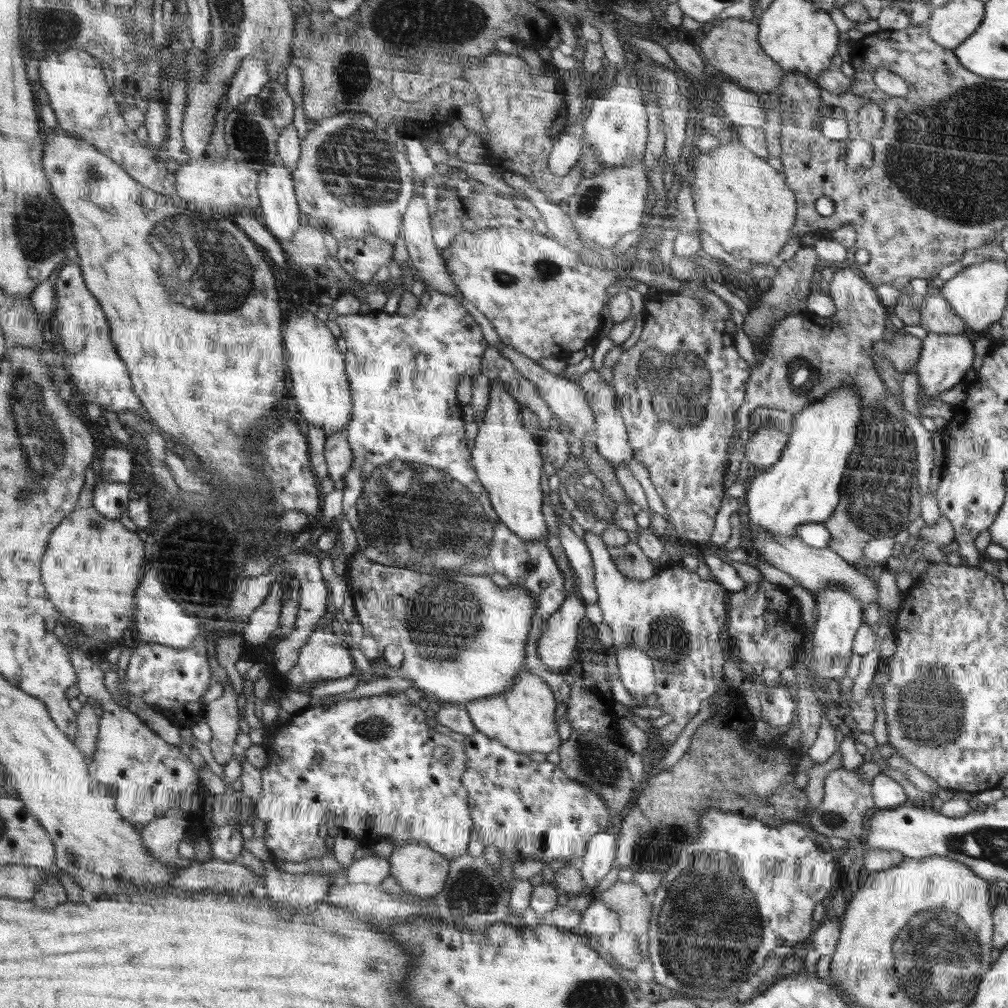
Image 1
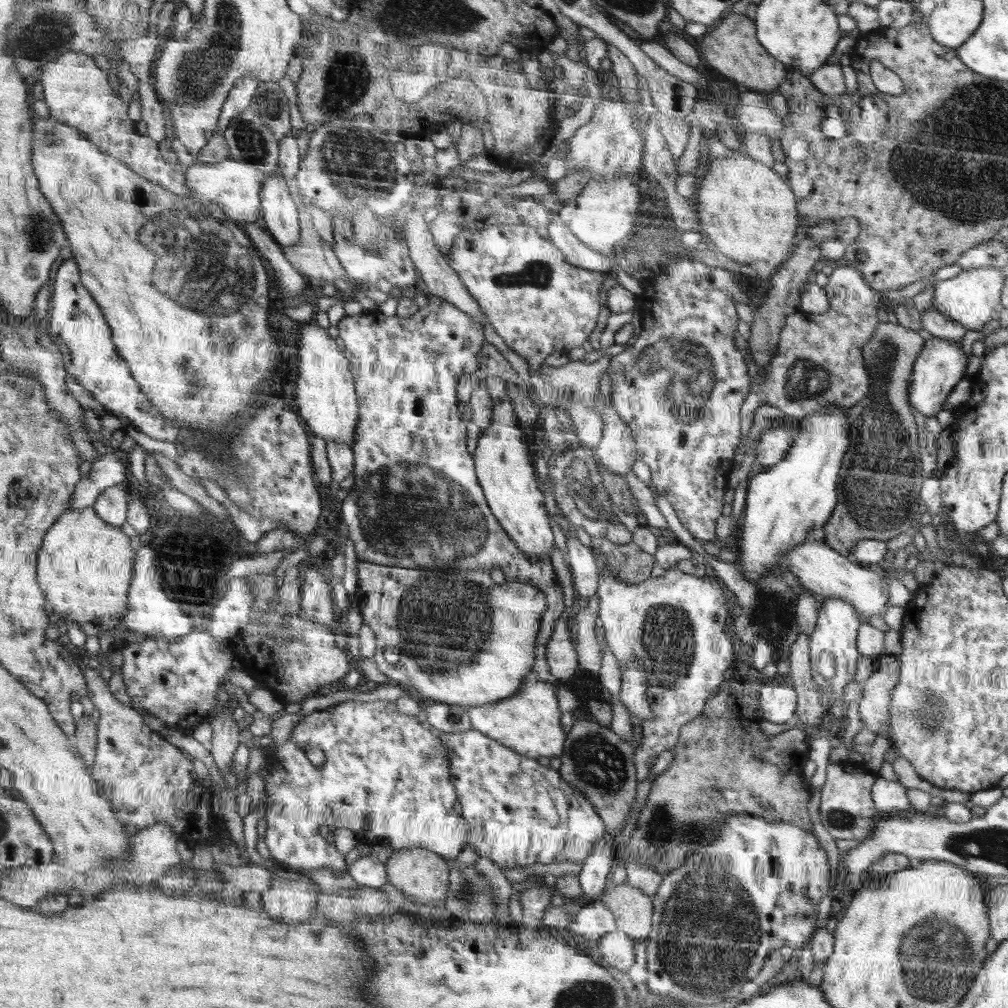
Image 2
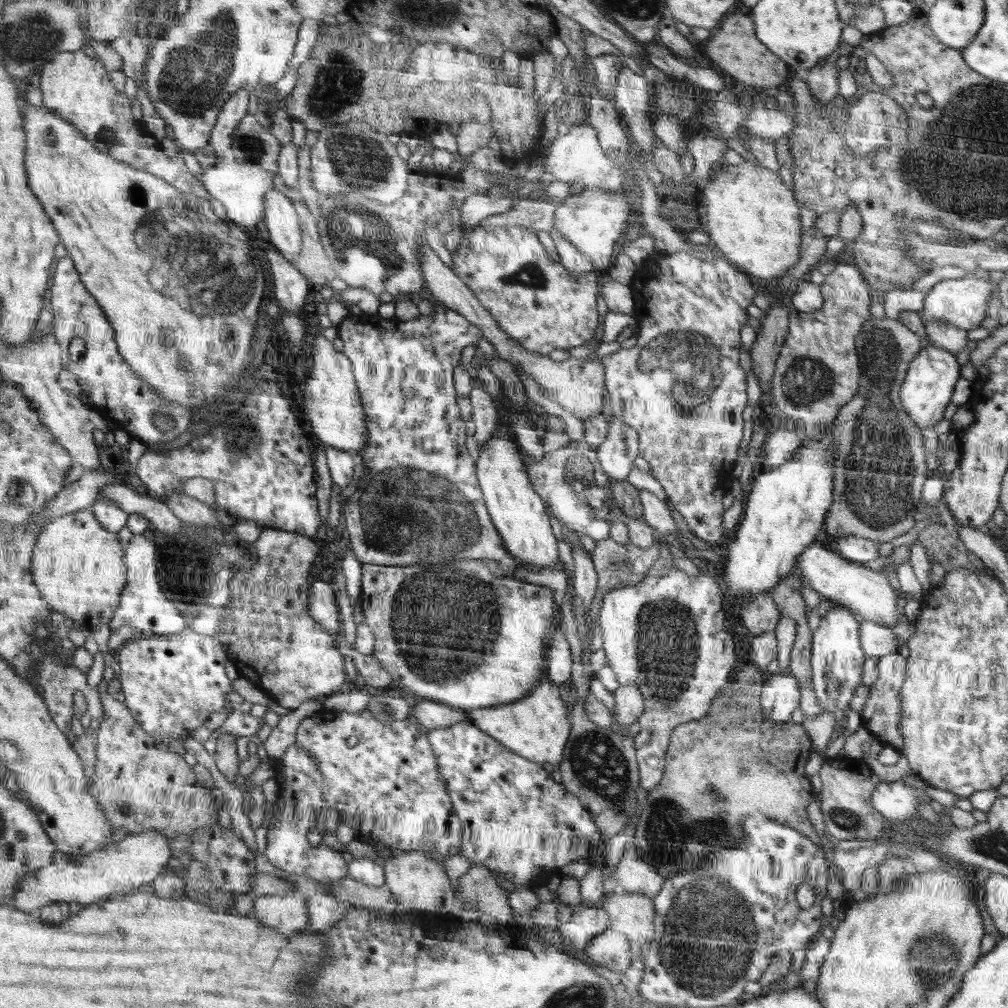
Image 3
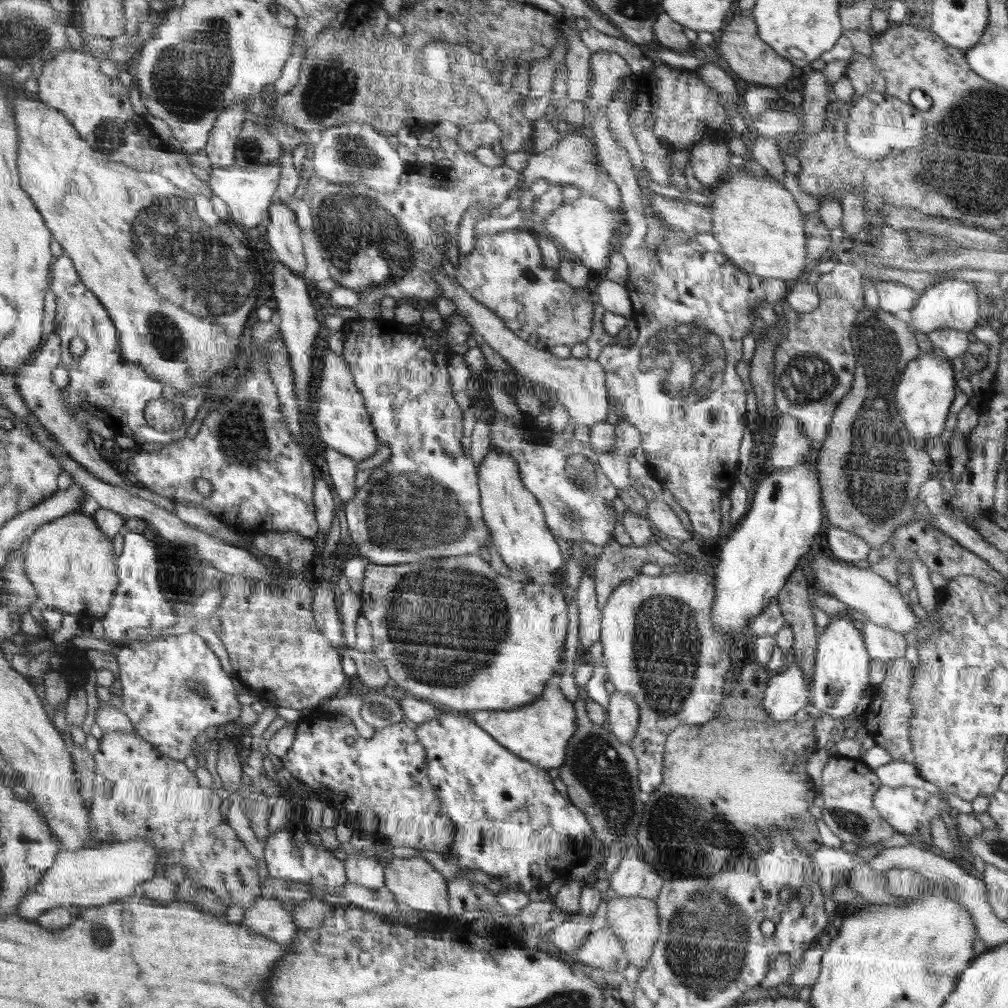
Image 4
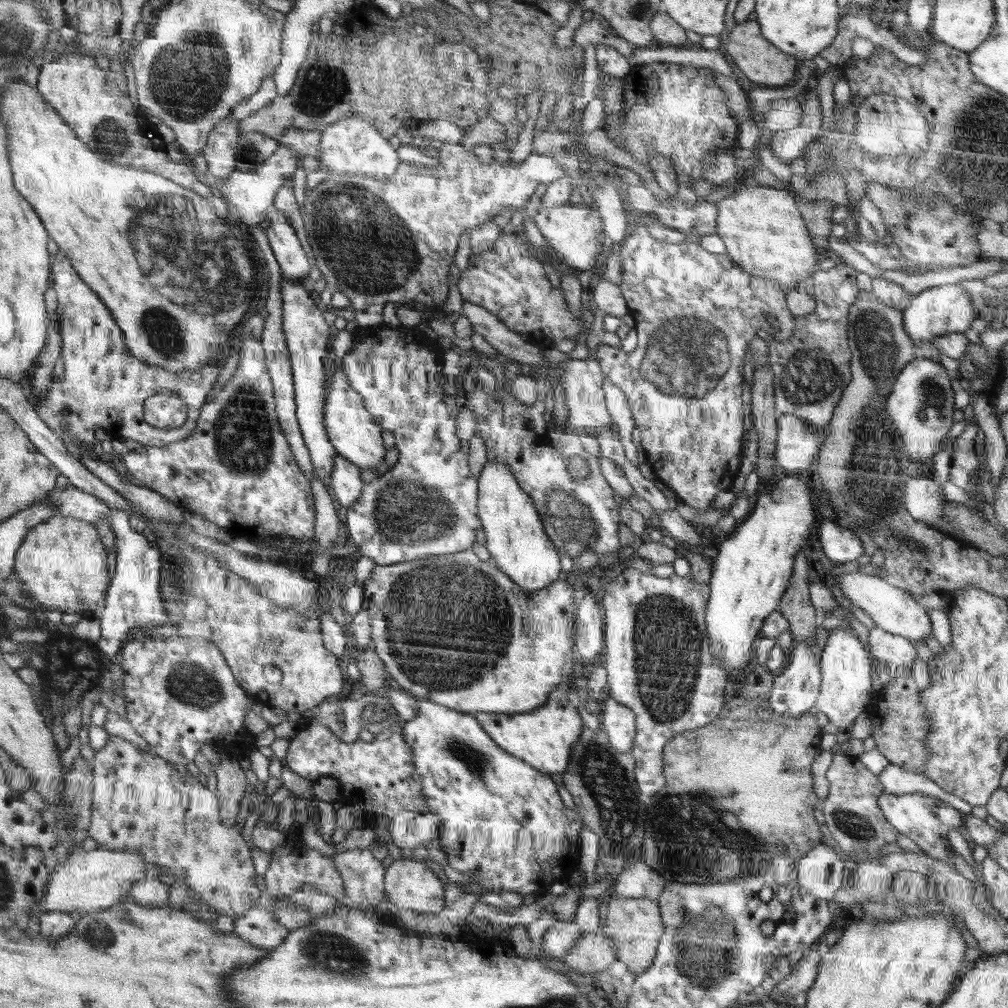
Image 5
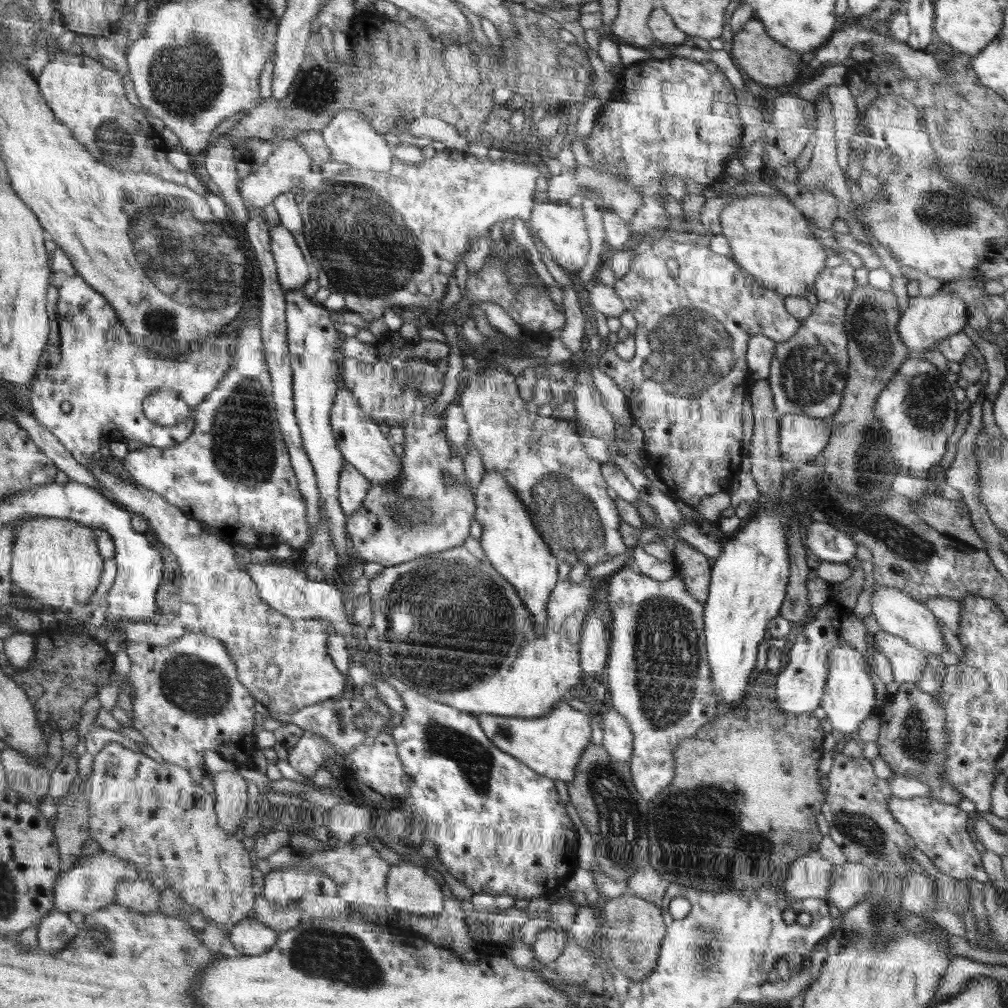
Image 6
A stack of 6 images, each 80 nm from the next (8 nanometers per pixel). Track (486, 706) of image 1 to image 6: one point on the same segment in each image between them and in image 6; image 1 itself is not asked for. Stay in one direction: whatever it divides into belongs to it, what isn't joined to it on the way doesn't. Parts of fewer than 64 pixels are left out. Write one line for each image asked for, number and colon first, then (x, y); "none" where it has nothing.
2: (529, 723)
3: (534, 727)
4: (541, 732)
5: (545, 738)
6: (553, 744)

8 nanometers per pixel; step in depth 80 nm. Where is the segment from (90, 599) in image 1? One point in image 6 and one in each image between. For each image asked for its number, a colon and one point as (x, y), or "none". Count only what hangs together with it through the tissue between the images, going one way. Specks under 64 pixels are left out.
2: (85, 566)
3: (77, 564)
4: (70, 561)
5: (62, 562)
6: (56, 561)

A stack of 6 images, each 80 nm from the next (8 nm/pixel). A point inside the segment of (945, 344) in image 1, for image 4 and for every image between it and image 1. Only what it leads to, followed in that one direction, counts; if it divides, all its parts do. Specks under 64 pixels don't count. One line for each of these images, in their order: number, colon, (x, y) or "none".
2: (939, 367)
3: (930, 380)
4: (924, 394)

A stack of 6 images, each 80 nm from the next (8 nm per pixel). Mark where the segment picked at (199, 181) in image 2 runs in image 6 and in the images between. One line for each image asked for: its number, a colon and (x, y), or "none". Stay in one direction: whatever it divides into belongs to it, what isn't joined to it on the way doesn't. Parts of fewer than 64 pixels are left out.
3: (241, 188)
4: (248, 192)
5: (252, 193)
6: (284, 169)

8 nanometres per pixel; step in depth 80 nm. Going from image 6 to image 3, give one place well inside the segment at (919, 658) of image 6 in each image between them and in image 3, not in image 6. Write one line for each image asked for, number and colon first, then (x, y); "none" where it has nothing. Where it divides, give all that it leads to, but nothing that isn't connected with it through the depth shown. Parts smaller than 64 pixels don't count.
3: (876, 640)
4: (882, 644)
5: (897, 652)

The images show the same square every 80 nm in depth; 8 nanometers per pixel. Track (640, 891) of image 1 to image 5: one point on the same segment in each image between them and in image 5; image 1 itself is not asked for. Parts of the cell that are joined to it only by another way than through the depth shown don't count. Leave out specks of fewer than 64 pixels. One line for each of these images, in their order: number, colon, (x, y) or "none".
2: (632, 909)
3: (631, 913)
4: (634, 919)
5: (637, 949)

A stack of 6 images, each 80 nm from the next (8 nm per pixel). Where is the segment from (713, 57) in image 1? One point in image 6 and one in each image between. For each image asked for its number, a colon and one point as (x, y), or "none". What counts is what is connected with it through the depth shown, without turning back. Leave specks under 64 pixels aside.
2: (732, 48)
3: (734, 48)
4: (754, 60)
5: (760, 61)
6: (766, 61)

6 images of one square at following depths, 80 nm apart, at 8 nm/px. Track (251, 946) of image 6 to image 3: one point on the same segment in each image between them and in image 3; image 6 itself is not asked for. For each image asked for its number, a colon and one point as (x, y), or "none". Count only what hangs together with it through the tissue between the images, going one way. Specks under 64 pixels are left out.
3: (286, 912)
4: (269, 916)
5: (259, 926)

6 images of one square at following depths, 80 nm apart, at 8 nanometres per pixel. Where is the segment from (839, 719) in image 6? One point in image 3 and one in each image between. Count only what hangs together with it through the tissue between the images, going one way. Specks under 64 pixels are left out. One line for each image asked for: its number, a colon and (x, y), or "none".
3: (837, 659)
4: (841, 672)
5: (848, 684)

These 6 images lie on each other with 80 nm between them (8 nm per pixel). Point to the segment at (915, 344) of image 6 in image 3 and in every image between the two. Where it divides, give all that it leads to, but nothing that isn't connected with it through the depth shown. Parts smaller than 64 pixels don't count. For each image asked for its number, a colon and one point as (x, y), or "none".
3: (962, 302)
4: (952, 303)
5: (944, 309)

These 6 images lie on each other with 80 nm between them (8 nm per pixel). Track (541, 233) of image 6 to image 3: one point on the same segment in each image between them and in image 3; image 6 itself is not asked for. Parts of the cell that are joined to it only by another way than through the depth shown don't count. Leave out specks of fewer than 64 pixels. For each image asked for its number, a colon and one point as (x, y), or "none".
3: (593, 220)
4: (585, 230)
5: (572, 233)

